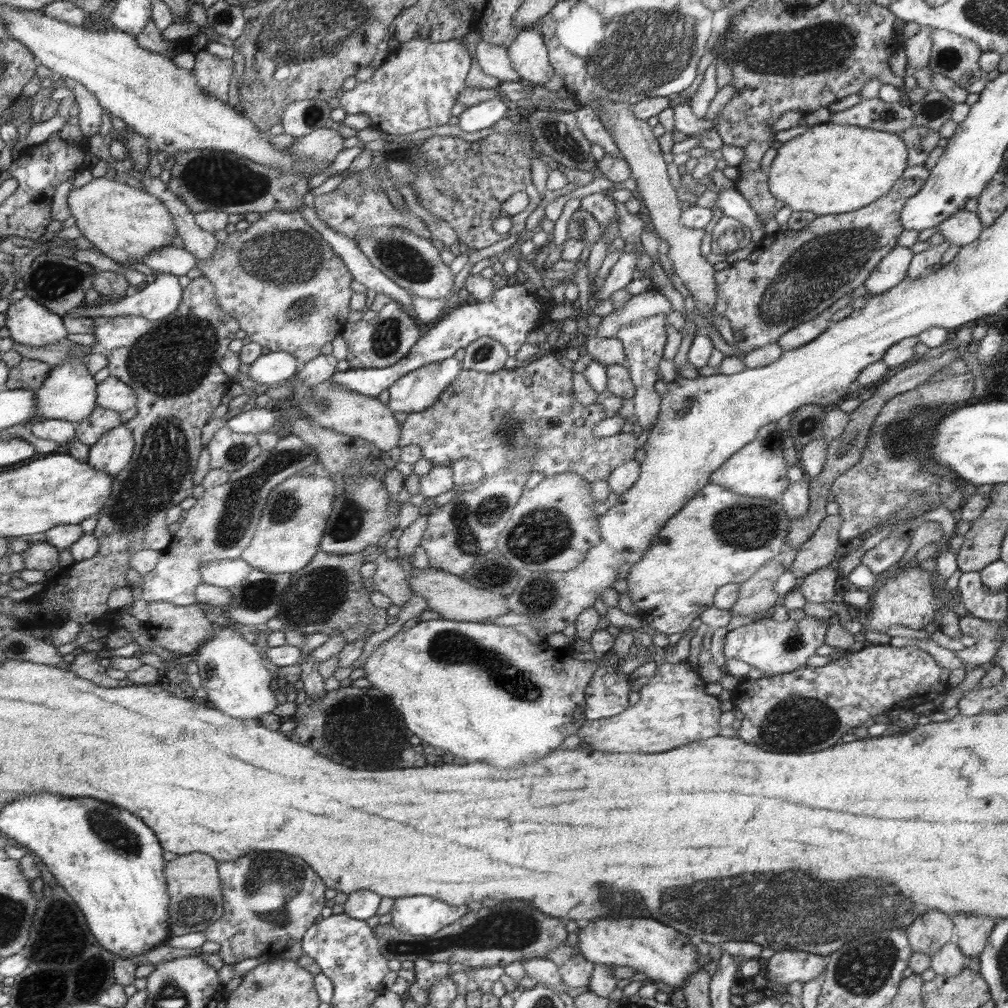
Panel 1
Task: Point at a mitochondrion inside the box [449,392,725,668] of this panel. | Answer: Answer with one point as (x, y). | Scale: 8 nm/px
(543, 534)

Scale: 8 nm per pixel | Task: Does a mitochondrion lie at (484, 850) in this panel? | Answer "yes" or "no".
no

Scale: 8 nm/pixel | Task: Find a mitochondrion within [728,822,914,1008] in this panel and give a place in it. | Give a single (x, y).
(864, 969)

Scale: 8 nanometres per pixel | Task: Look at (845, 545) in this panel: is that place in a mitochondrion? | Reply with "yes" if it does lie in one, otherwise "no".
no

